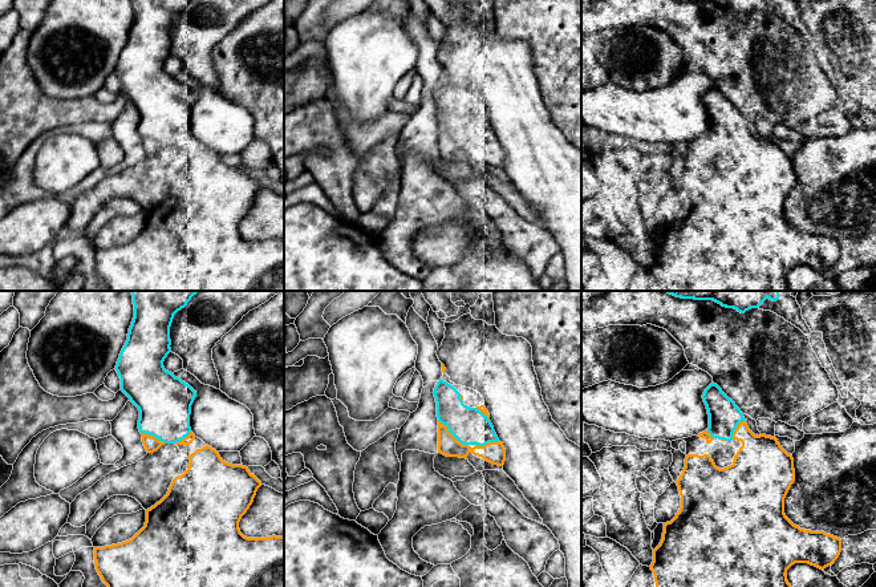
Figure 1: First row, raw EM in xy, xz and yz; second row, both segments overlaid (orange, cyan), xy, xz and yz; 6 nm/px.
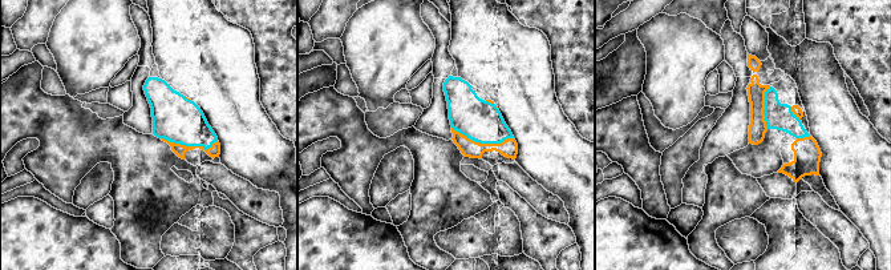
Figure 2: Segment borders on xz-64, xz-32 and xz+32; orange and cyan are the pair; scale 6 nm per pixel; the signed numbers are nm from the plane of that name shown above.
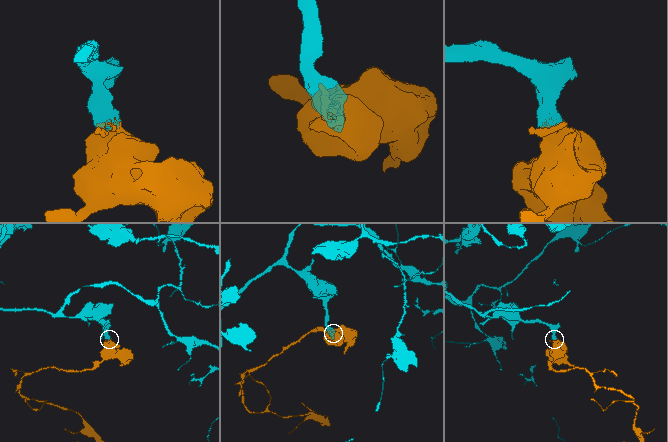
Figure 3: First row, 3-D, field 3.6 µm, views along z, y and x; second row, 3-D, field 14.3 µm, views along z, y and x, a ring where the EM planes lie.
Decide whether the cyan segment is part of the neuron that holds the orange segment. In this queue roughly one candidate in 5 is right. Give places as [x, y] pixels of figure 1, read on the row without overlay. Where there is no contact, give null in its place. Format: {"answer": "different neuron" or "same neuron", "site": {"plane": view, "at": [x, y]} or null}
{"answer": "same neuron", "site": {"plane": "xz", "at": [451, 137]}}

